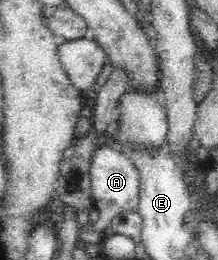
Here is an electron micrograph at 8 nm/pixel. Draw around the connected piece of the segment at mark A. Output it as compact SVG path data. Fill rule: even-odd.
M101 146L94 150L88 166L89 181L94 207L99 214L93 230L106 234L113 218L120 213L134 212L139 207L140 173L131 161L130 155L114 149L114 146Z

